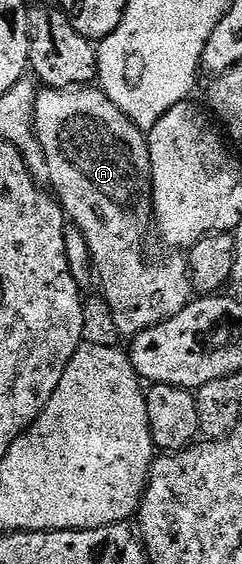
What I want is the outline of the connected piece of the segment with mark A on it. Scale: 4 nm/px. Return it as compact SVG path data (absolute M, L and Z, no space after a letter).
M88 85L86 87L43 87L35 97L35 132L37 141L41 141L41 149L45 149L45 161L49 161L49 187L59 206L62 207L64 216L76 227L81 229L85 241L89 245L91 254L91 266L97 276L97 283L103 286L103 299L111 310L111 323L126 337L140 335L145 329L153 325L161 325L169 321L169 317L177 317L181 309L185 309L193 298L191 285L191 272L187 269L186 258L179 253L171 253L164 263L150 263L147 260L147 234L152 234L153 220L155 218L155 206L151 204L151 148L147 146L147 135L140 131L113 101L98 86Z

